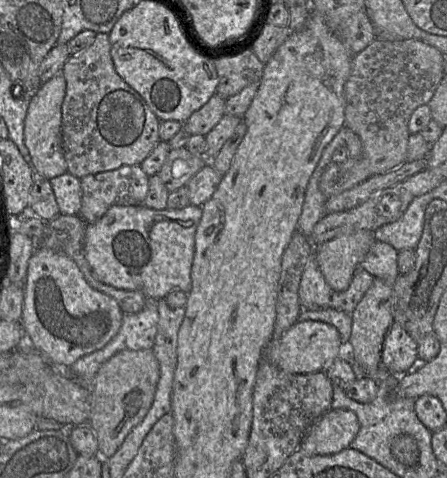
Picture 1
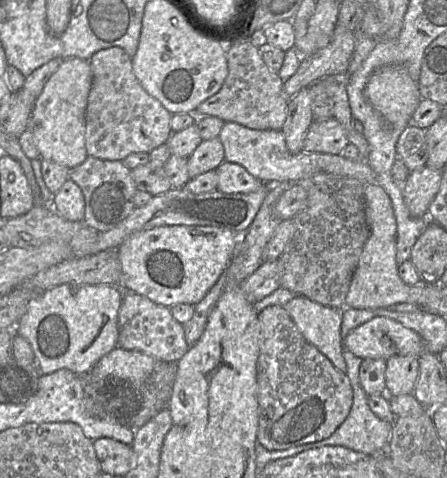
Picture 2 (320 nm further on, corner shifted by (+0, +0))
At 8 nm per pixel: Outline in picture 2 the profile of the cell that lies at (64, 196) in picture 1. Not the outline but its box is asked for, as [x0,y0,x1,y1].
[53,178,85,221]

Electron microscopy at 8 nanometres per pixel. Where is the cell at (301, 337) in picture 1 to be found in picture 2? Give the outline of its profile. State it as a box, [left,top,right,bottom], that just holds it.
[343,316,426,360]

